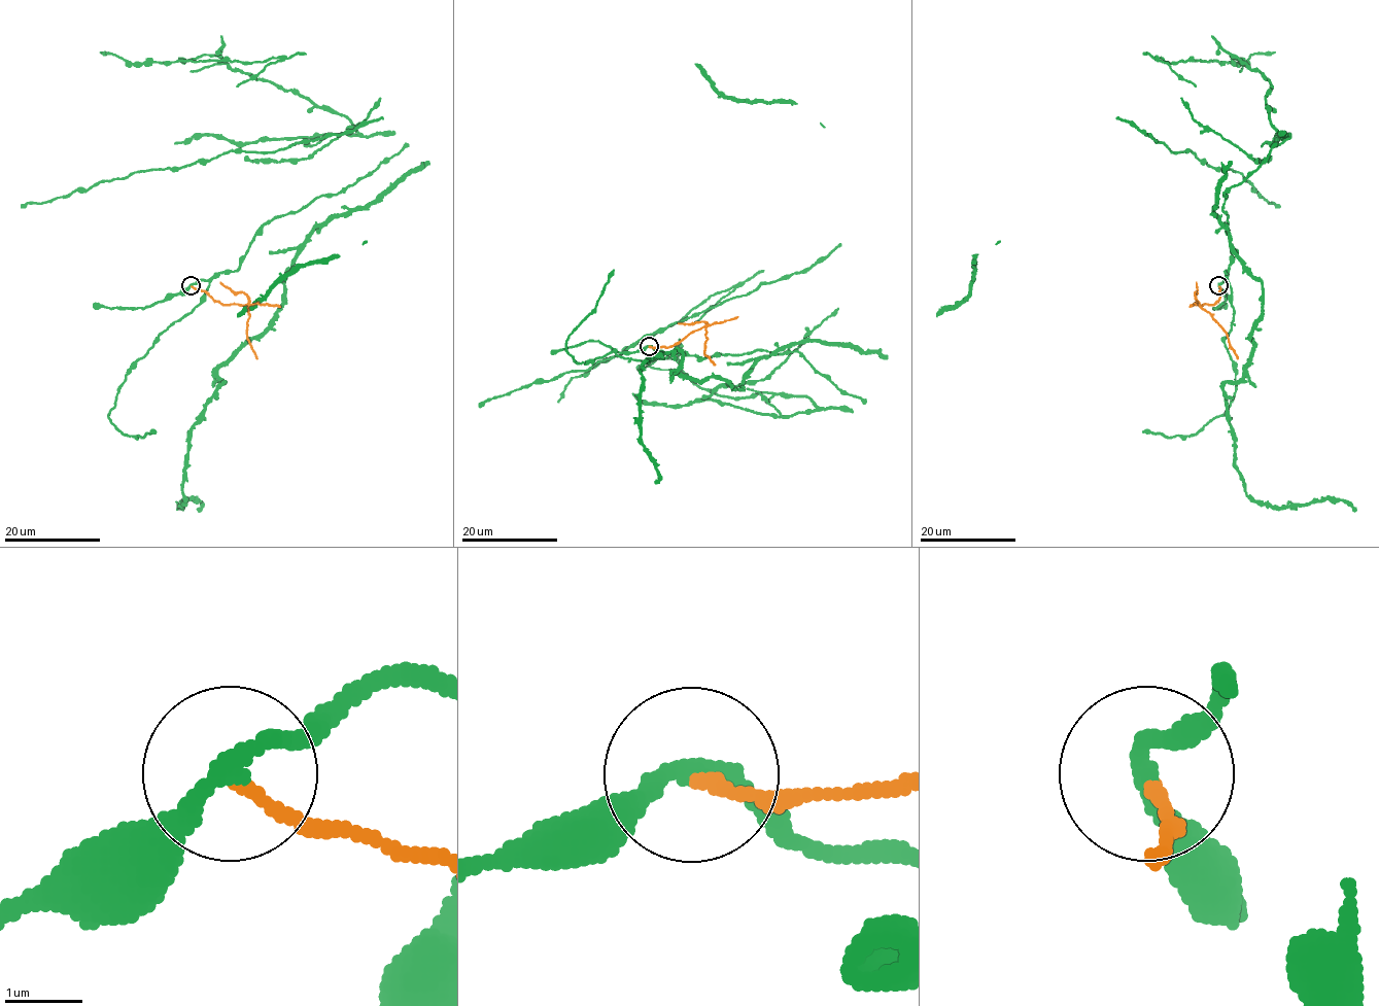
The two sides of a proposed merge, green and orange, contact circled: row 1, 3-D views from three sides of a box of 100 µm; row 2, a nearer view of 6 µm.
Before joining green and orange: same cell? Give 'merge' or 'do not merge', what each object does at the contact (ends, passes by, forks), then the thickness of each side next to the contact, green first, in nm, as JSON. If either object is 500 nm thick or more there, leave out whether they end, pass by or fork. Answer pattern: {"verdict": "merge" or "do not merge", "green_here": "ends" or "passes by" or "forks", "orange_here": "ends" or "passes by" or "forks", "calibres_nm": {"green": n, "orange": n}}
{"verdict": "do not merge", "green_here": "passes by", "orange_here": "ends", "calibres_nm": {"green": 240, "orange": 150}}

